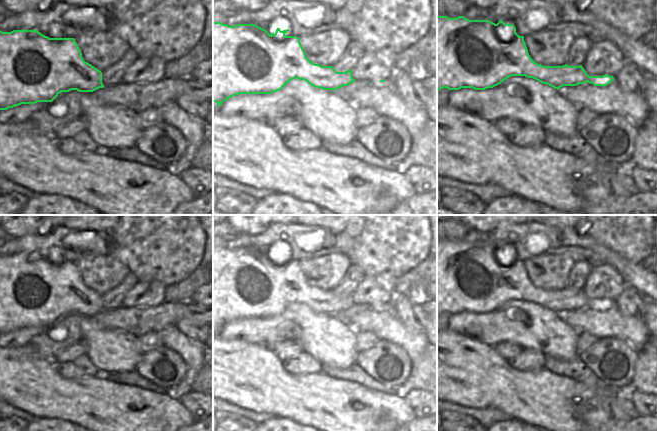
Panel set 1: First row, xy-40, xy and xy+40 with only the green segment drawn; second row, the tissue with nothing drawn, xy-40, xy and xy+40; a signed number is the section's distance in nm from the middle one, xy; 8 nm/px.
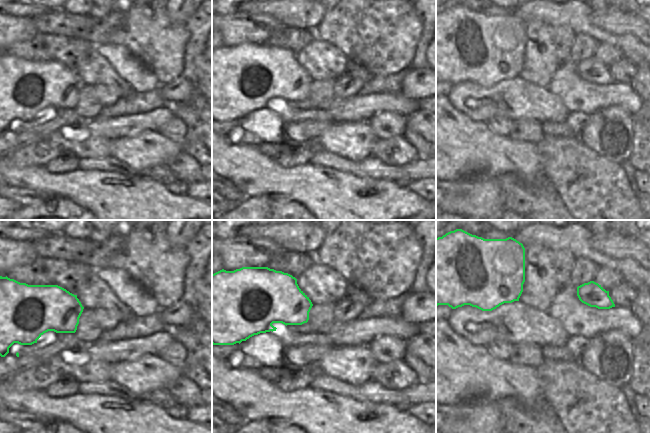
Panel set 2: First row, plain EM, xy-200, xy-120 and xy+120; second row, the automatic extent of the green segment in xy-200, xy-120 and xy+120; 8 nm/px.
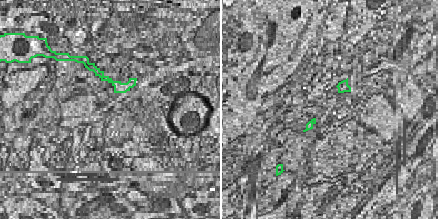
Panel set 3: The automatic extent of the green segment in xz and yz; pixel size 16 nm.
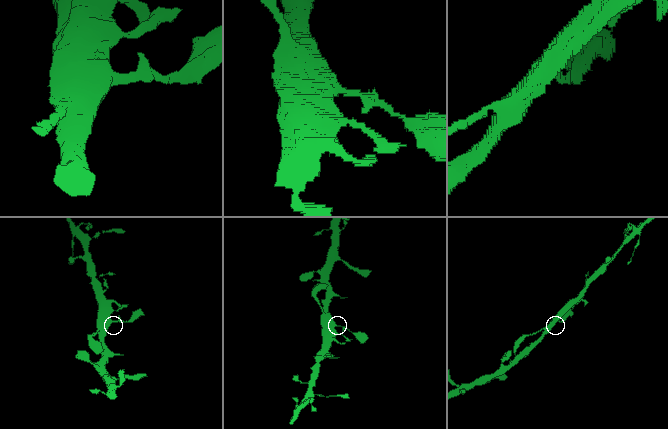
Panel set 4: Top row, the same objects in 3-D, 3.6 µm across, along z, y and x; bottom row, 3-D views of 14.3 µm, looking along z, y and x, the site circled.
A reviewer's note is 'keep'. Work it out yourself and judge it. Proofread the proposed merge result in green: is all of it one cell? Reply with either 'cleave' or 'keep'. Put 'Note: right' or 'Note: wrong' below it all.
keep
Note: right

